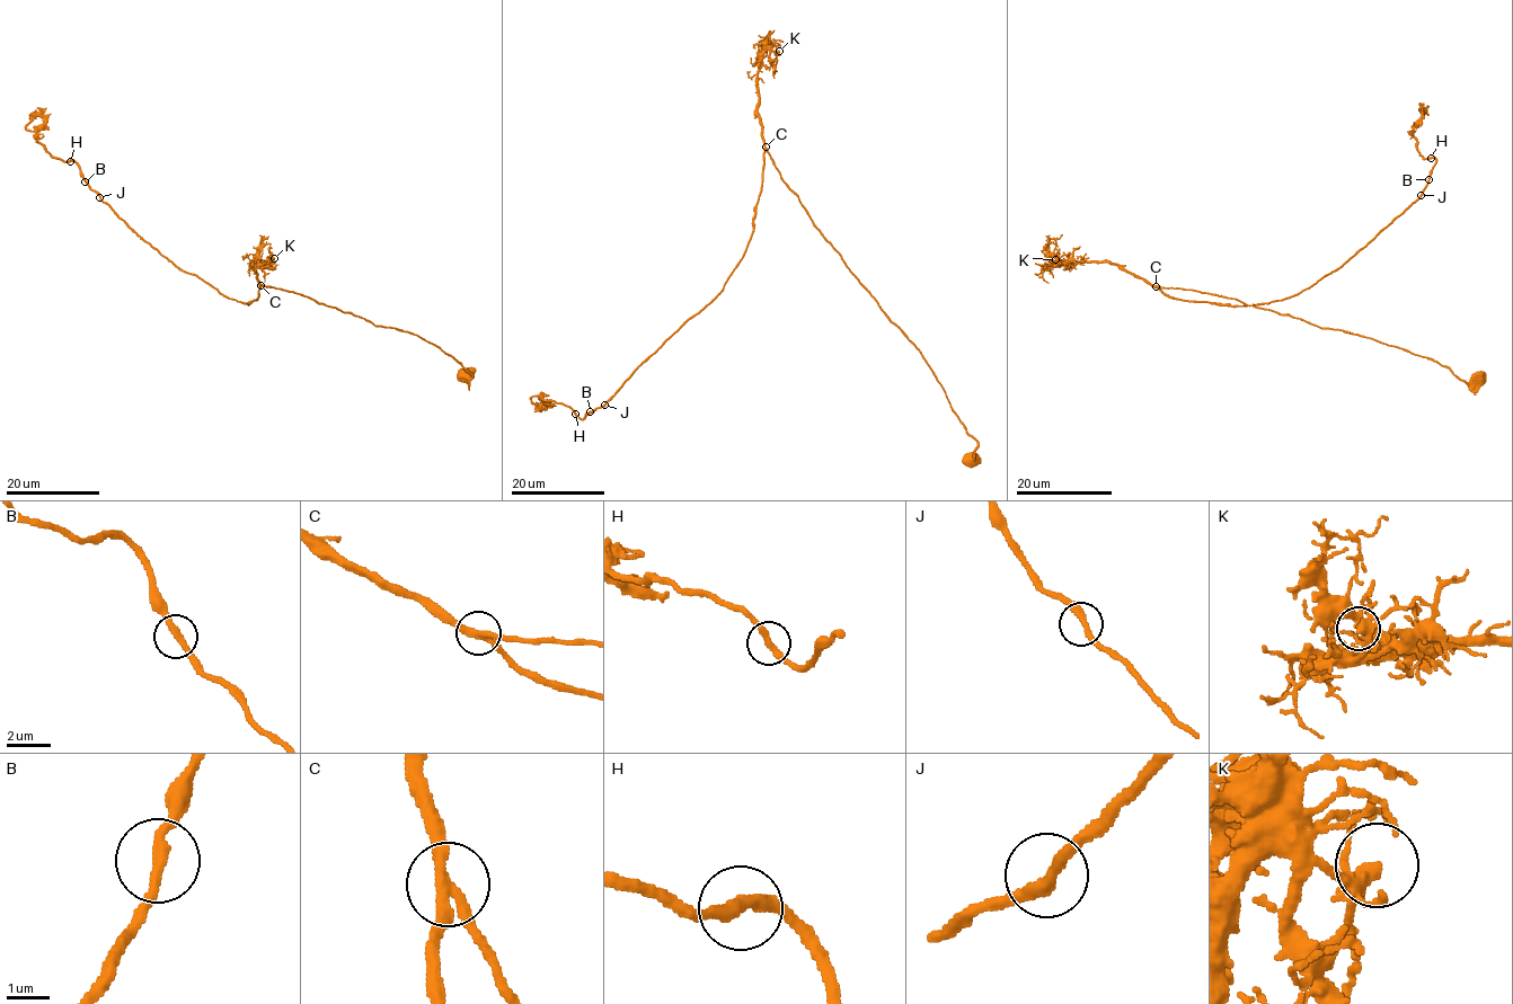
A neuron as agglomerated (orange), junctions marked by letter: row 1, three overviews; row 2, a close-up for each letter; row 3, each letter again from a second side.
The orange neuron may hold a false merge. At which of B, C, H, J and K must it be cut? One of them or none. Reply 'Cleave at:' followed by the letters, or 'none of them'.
Cleave at: none of them

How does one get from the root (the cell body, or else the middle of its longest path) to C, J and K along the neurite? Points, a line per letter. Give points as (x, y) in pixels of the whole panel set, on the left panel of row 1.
C: (466, 375), (465, 370), (471, 378), (456, 358), (415, 334), (377, 326), (299, 293), (259, 285)
J: (466, 375), (471, 378), (415, 334), (299, 293), (262, 286), (248, 304), (229, 299), (175, 267), (99, 197)
K: (466, 375), (465, 370), (471, 378), (456, 358), (415, 334), (260, 285), (253, 260), (268, 264), (274, 258)

